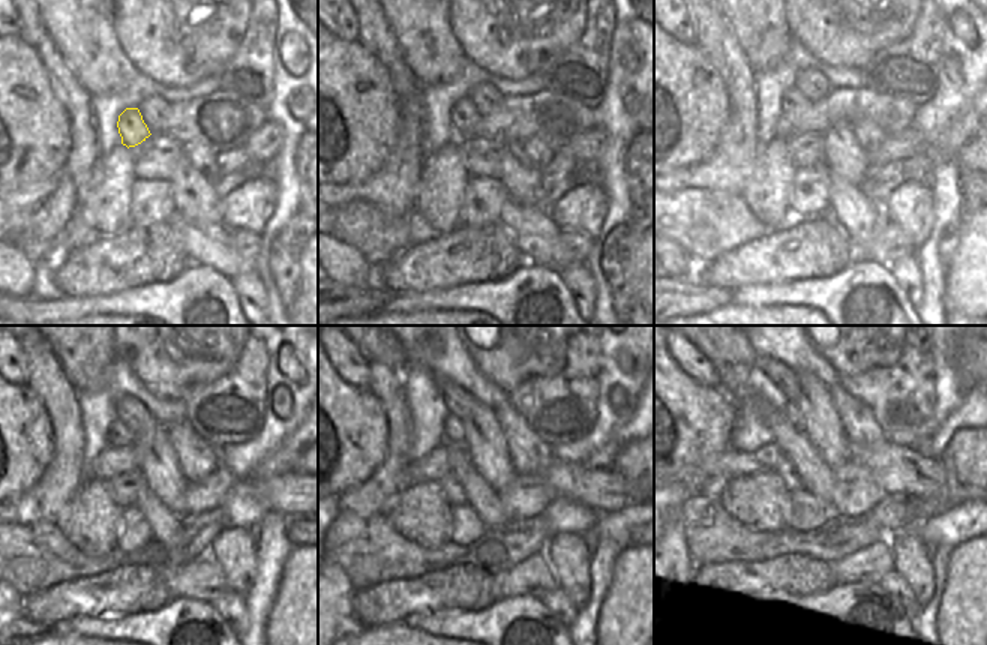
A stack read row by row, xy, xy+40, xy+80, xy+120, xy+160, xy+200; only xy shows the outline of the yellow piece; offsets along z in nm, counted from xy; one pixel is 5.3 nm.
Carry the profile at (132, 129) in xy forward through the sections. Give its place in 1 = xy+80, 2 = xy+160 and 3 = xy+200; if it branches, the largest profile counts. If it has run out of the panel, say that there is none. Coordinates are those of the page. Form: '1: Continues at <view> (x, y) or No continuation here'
1: Continues at xy+80 (792, 102)
2: Continues at xy+160 (453, 434)
3: Continues at xy+200 (791, 410)

